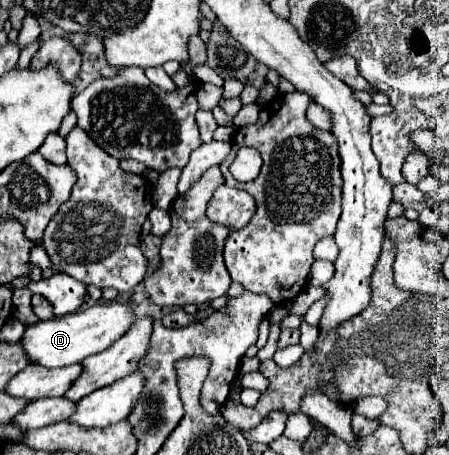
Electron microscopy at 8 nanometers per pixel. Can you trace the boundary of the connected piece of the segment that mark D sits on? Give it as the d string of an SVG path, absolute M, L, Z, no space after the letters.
M99 302L83 312L27 326L19 344L31 364L45 366L45 368L61 368L61 366L83 362L83 358L105 350L117 338L121 338L133 322L135 322L135 314L129 304Z

